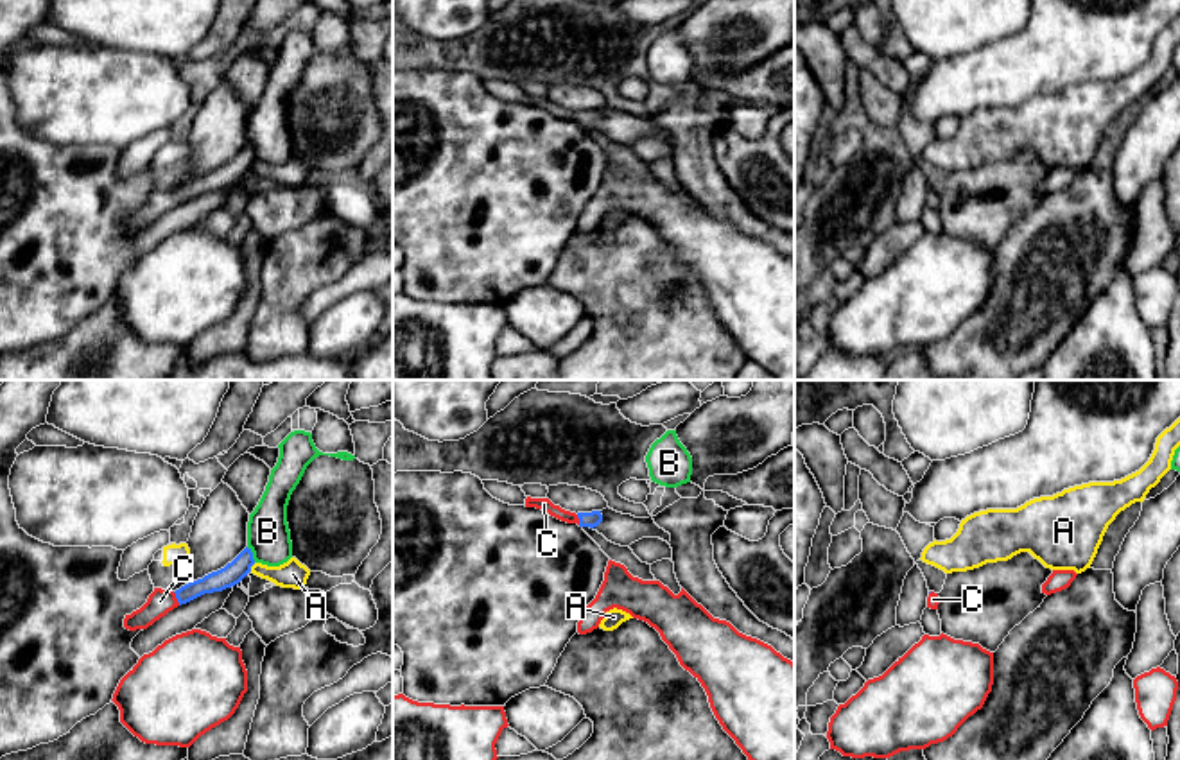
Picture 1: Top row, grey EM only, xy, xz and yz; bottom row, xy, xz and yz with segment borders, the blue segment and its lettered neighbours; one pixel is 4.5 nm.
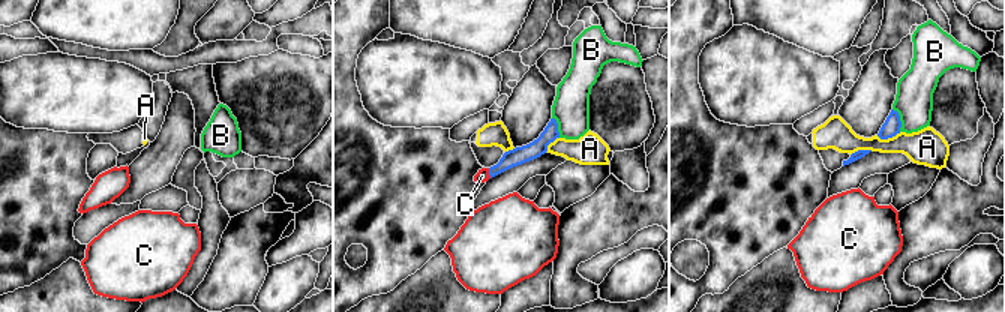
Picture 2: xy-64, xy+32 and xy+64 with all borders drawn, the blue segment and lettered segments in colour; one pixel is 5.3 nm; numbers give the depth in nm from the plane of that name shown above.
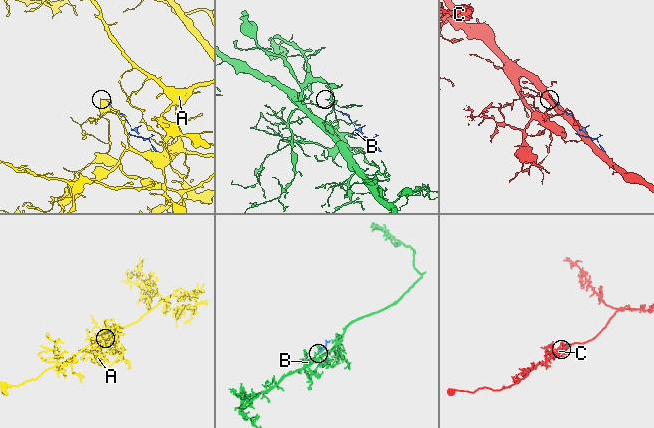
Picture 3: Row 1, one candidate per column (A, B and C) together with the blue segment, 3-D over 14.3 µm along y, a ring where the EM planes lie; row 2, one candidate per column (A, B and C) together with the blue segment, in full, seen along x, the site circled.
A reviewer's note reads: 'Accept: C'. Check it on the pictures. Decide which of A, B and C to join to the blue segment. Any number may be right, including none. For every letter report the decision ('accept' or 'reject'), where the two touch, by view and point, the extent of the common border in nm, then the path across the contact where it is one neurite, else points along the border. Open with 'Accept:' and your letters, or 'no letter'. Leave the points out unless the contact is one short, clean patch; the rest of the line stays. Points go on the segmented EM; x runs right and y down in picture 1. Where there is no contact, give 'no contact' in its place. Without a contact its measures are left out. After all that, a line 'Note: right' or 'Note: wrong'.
Accept: C
A: reject | xy (251, 565) | 50 nm
B: reject | xy (251, 554) | 80 nm
C: accept | xy (176, 597) | 70 nm | across xy (225, 578), (176, 597), (160, 601)
Note: right

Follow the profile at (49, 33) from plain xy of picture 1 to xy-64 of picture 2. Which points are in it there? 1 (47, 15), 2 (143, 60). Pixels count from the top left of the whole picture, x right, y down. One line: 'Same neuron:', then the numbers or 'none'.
Same neuron: 2

